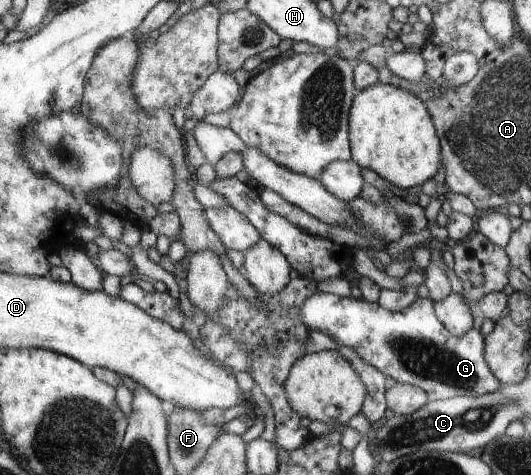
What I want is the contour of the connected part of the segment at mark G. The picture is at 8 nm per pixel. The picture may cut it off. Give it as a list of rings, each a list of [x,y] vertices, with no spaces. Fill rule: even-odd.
[[[317,291],[310,296],[302,310],[302,322],[309,331],[328,334],[332,340],[354,350],[366,364],[374,366],[382,374],[390,376],[397,382],[408,383],[429,393],[430,401],[448,400],[458,396],[486,396],[500,390],[501,382],[490,370],[485,357],[485,336],[478,330],[470,329],[464,336],[454,336],[437,316],[434,302],[428,298],[418,297],[410,306],[392,312],[378,302],[369,302],[365,298],[354,296],[340,297],[333,293]]]

